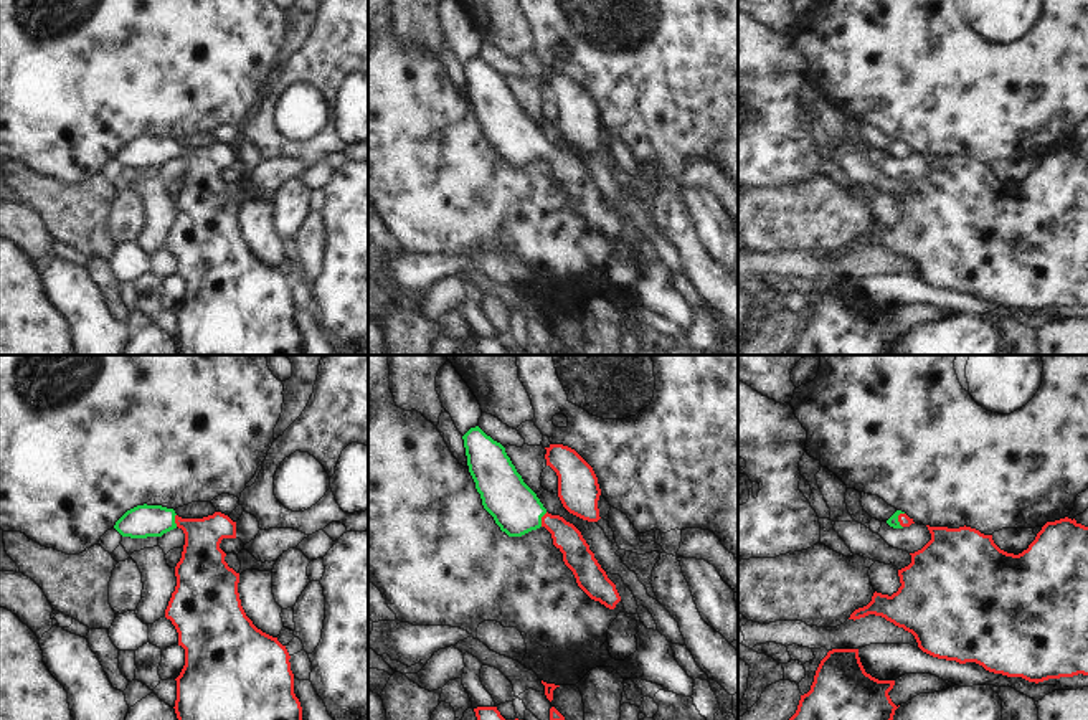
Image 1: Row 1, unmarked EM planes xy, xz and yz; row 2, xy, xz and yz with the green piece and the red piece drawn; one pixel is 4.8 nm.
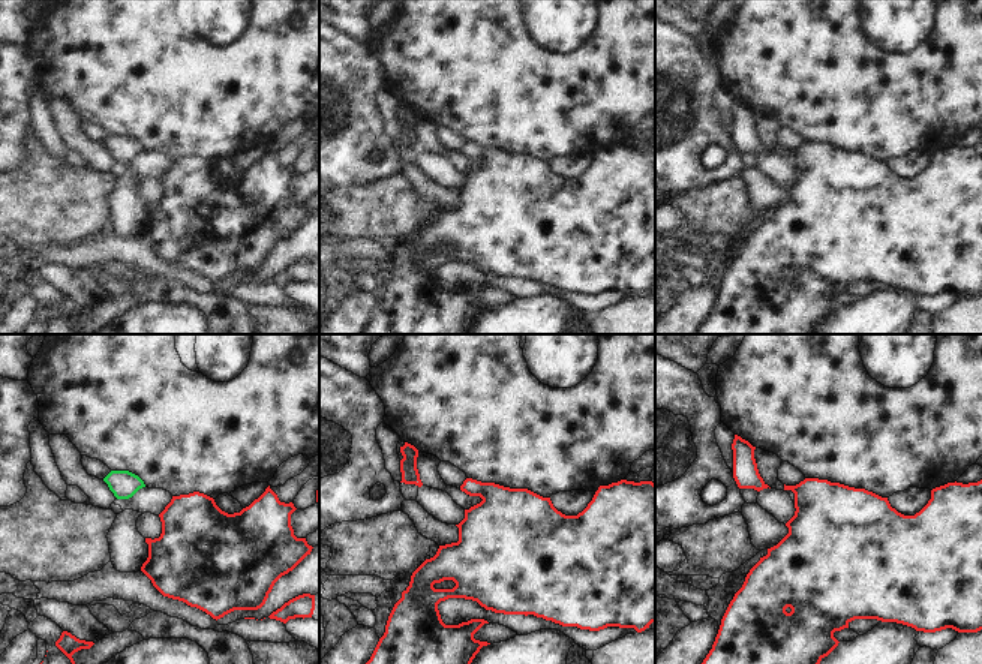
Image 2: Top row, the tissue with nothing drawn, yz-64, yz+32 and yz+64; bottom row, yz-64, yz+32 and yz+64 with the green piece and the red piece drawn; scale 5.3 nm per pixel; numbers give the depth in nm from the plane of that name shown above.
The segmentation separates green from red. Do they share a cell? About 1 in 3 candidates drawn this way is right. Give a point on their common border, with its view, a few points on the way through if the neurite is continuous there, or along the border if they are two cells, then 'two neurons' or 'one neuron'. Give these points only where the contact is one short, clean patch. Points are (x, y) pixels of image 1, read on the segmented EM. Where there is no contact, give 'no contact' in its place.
contact xz (540, 519); way xz (514, 506), (540, 519), (577, 555); one neuron

